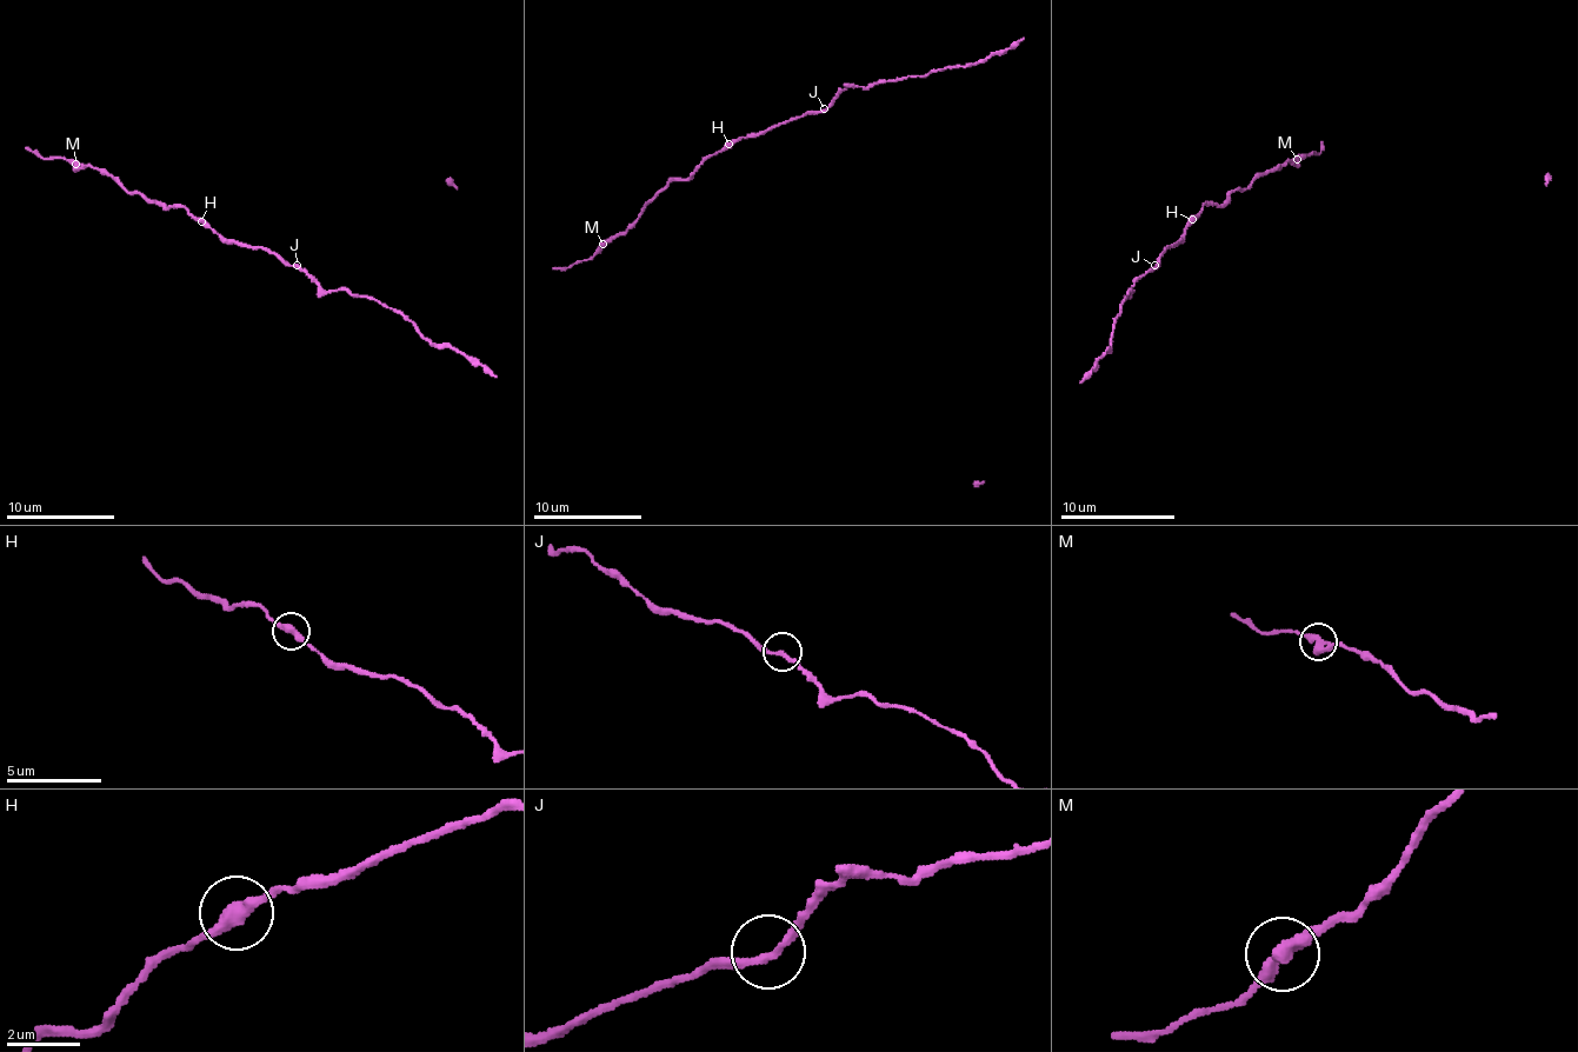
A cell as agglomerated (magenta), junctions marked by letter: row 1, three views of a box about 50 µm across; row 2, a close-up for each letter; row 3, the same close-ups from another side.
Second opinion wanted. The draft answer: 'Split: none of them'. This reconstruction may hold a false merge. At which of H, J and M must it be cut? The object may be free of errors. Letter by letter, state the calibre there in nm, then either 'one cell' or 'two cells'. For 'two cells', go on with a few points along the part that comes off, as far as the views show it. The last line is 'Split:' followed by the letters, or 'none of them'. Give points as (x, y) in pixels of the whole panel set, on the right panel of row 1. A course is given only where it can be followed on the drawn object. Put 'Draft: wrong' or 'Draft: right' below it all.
H: 360 nm thick; one cell
J: 200 nm thick; one cell
M: 400 nm thick; one cell
Split: none of them
Draft: right

